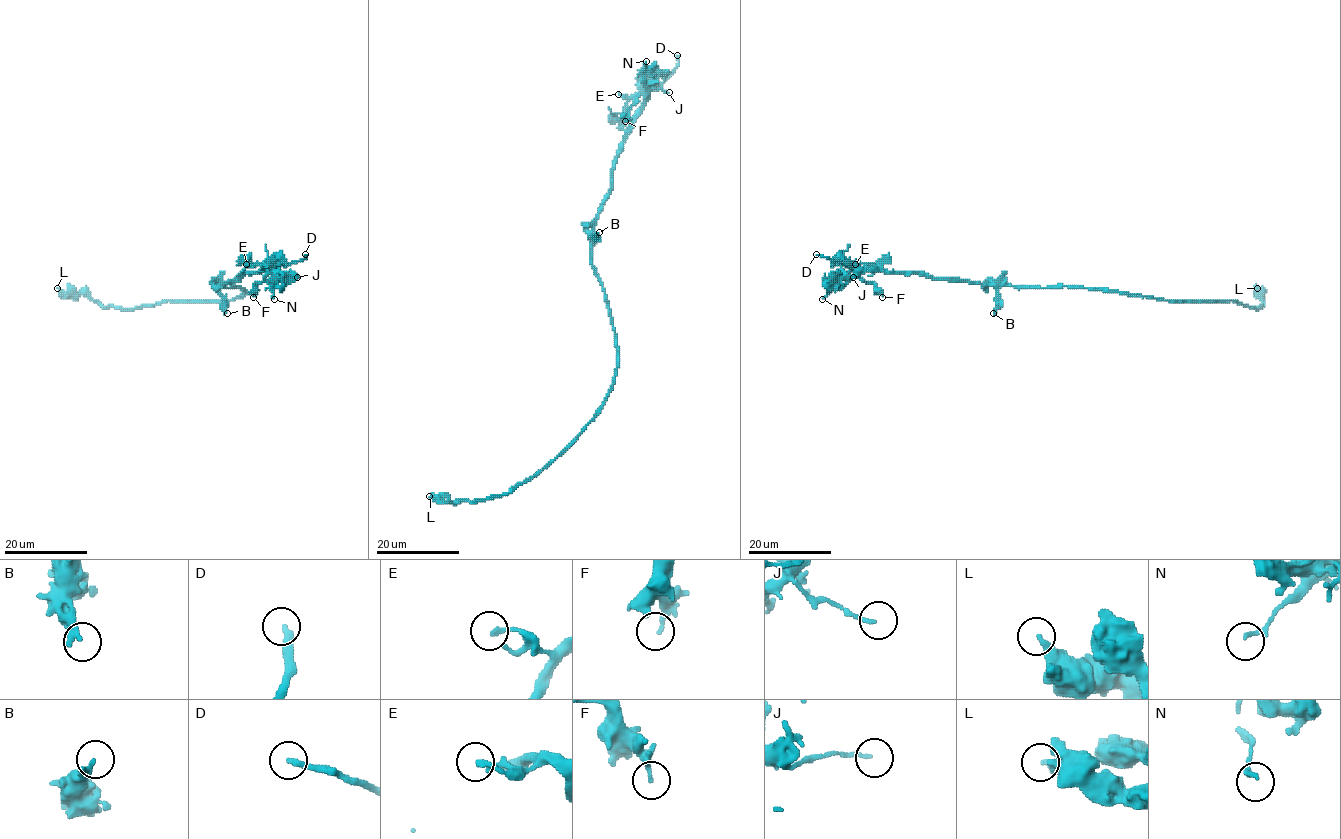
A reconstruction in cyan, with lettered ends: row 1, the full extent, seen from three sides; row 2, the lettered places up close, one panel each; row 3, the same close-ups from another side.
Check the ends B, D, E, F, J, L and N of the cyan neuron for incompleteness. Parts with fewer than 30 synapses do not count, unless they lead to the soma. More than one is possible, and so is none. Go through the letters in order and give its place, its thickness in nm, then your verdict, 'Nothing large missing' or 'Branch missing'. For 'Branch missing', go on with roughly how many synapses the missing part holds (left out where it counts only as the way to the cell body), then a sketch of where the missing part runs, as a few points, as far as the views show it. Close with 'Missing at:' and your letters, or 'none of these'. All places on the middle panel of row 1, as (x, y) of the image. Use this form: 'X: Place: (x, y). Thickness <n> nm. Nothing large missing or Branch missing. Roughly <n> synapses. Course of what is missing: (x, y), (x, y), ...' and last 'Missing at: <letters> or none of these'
B: Place: (599, 232). Thickness 320 nm. Nothing large missing
D: Place: (677, 55). Thickness 240 nm. Branch missing
E: Place: (618, 94). Thickness 180 nm. Nothing large missing
F: Place: (625, 121). Thickness 180 nm. Nothing large missing
J: Place: (669, 92). Thickness 110 nm. Nothing large missing
L: Place: (429, 496). Thickness 320 nm. Nothing large missing
N: Place: (646, 61). Thickness 150 nm. Nothing large missing
Missing at: D

